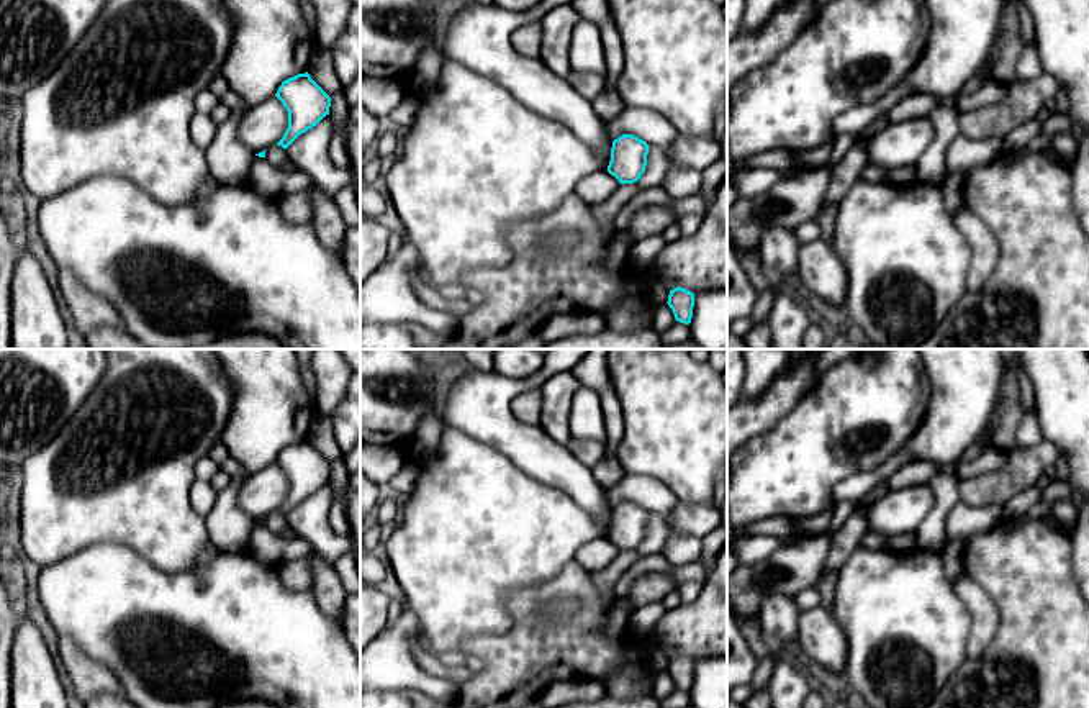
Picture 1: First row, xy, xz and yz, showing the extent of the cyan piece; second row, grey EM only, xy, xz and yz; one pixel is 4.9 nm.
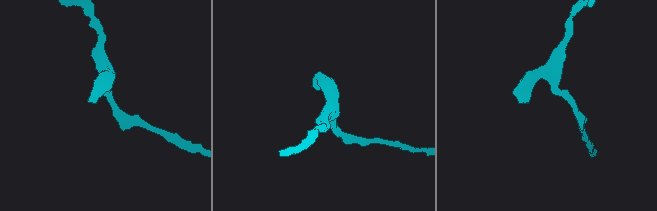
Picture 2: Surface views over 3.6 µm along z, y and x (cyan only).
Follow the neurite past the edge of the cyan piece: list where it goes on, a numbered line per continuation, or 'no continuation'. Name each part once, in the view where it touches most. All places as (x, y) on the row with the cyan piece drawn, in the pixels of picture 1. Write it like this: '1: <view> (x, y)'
no continuation

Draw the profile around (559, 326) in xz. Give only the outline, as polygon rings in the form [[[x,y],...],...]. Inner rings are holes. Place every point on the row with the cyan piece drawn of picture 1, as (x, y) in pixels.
[[[558,315],[547,320],[547,323],[537,331],[537,336],[542,343],[550,343],[575,334],[596,334],[606,328],[608,321],[601,315]]]

